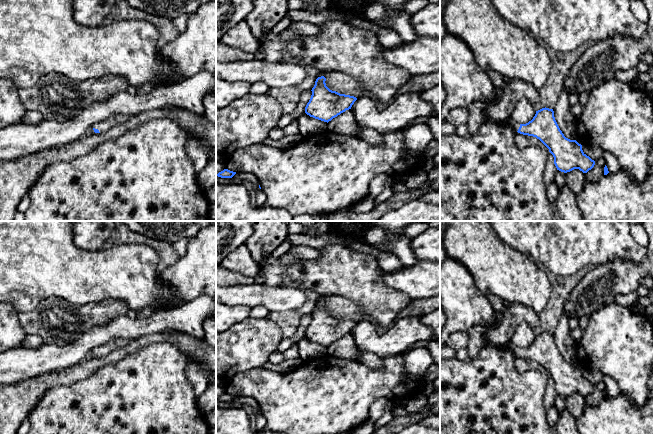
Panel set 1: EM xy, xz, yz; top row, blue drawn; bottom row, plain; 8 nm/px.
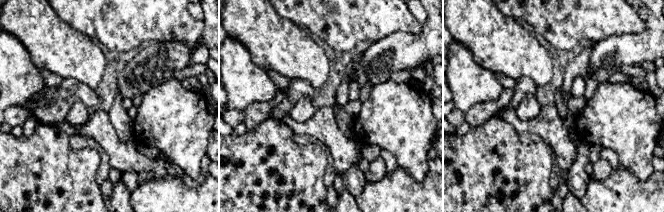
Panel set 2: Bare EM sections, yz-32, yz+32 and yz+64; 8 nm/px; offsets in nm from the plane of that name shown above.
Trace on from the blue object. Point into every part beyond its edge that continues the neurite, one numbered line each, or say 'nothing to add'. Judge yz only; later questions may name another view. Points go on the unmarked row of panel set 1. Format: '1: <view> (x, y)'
1: yz (515, 349)

